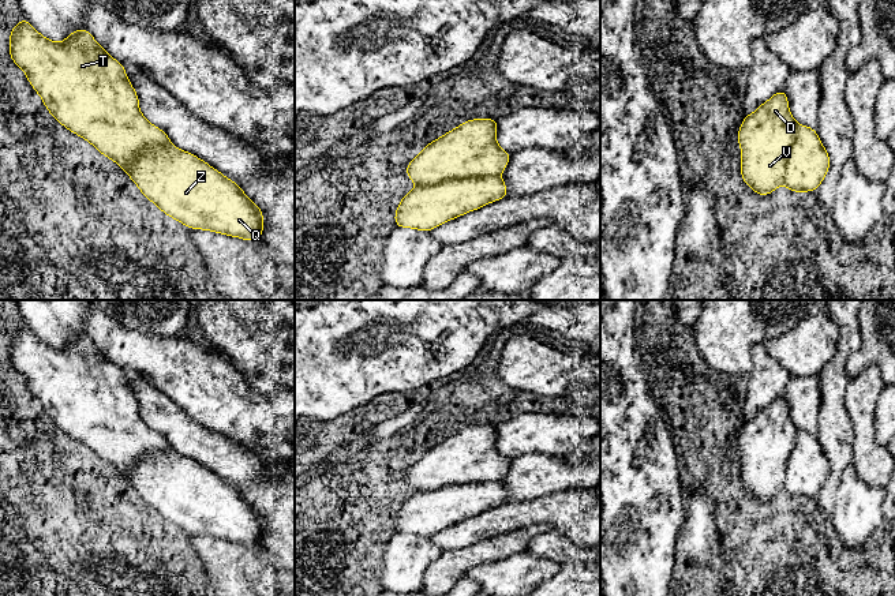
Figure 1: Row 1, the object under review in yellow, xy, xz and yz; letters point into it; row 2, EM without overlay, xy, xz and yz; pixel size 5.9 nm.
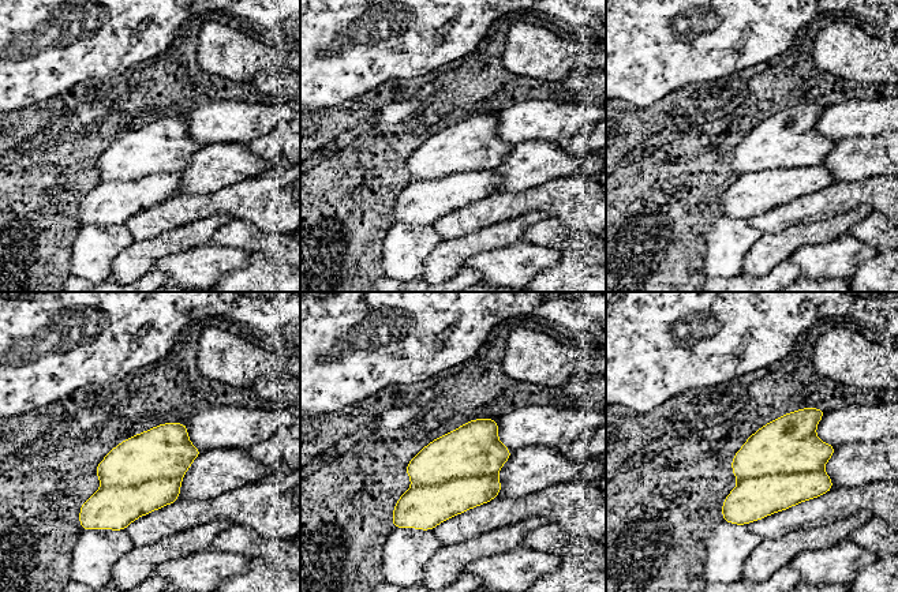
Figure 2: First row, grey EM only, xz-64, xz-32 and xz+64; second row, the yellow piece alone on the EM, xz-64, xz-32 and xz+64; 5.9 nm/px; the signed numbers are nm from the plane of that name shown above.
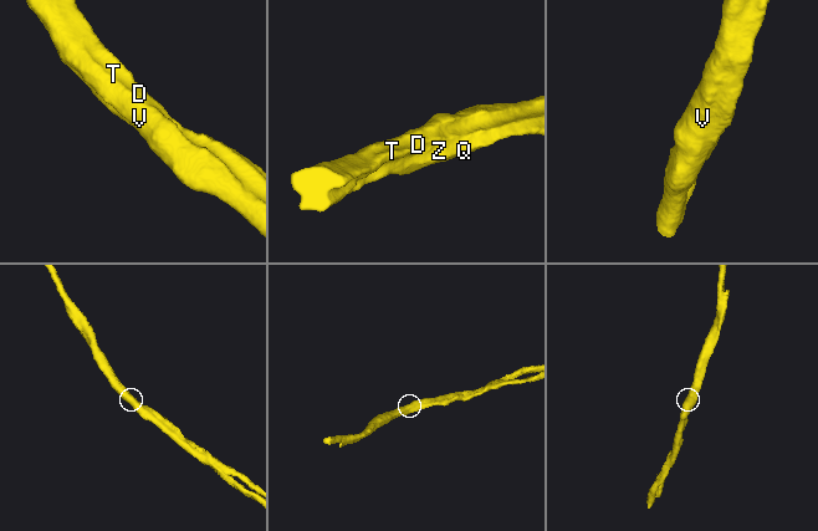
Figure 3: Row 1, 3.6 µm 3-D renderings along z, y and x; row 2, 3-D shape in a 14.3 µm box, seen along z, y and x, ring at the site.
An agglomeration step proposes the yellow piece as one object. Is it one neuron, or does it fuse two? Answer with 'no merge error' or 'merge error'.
no merge error

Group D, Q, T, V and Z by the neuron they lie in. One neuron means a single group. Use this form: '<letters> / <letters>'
D Q T V Z

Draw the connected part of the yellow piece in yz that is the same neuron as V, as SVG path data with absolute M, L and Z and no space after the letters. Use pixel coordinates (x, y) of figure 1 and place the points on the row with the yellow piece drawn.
M784 90L776 91L753 113L744 116L737 140L741 146L742 181L761 196L772 194L782 184L793 192L816 191L831 165L816 128L801 125L791 116Z

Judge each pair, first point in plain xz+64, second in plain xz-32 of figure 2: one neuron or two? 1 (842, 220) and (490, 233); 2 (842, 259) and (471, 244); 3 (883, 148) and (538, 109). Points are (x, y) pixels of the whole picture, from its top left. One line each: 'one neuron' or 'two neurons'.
1: one neuron
2: one neuron
3: two neurons

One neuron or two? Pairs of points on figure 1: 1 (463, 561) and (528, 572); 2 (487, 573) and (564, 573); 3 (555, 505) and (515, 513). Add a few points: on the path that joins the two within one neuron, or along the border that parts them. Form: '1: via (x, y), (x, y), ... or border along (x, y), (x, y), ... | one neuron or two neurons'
1: via (479, 561), (498, 563), (512, 572) | one neuron
2: border along (561, 565), (550, 577), (540, 581) | two neurons
3: via (546, 509), (524, 513) | one neuron

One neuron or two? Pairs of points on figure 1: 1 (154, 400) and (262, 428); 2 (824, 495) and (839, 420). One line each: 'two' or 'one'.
1: one
2: one

